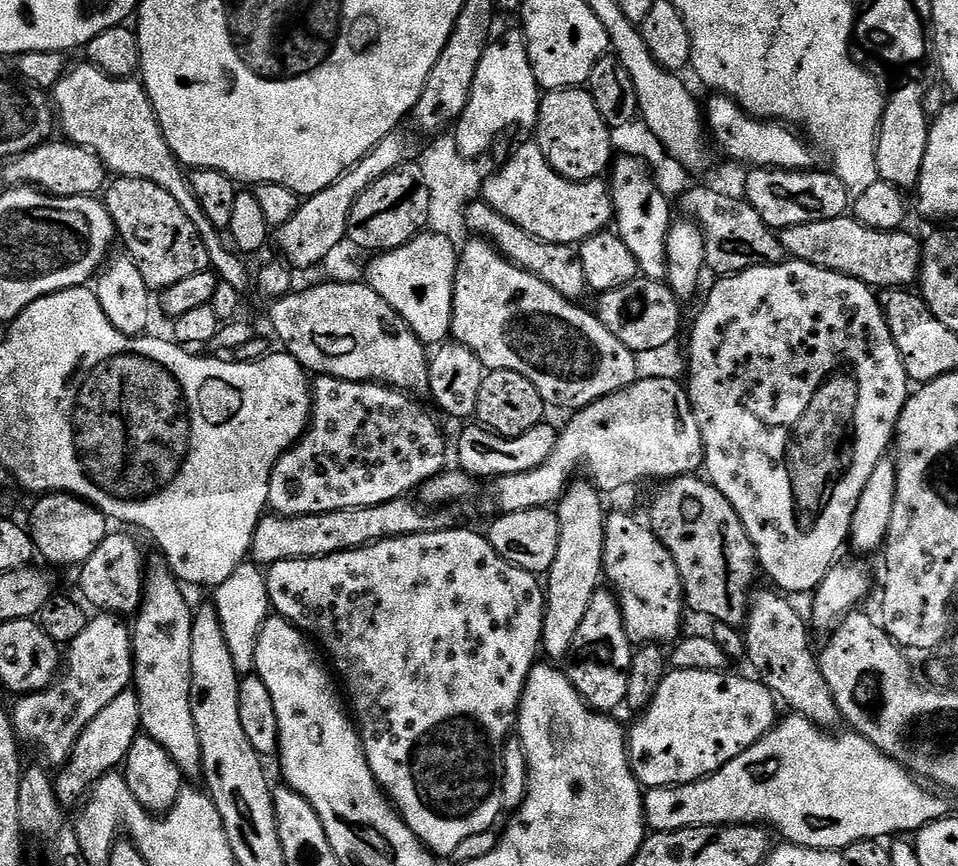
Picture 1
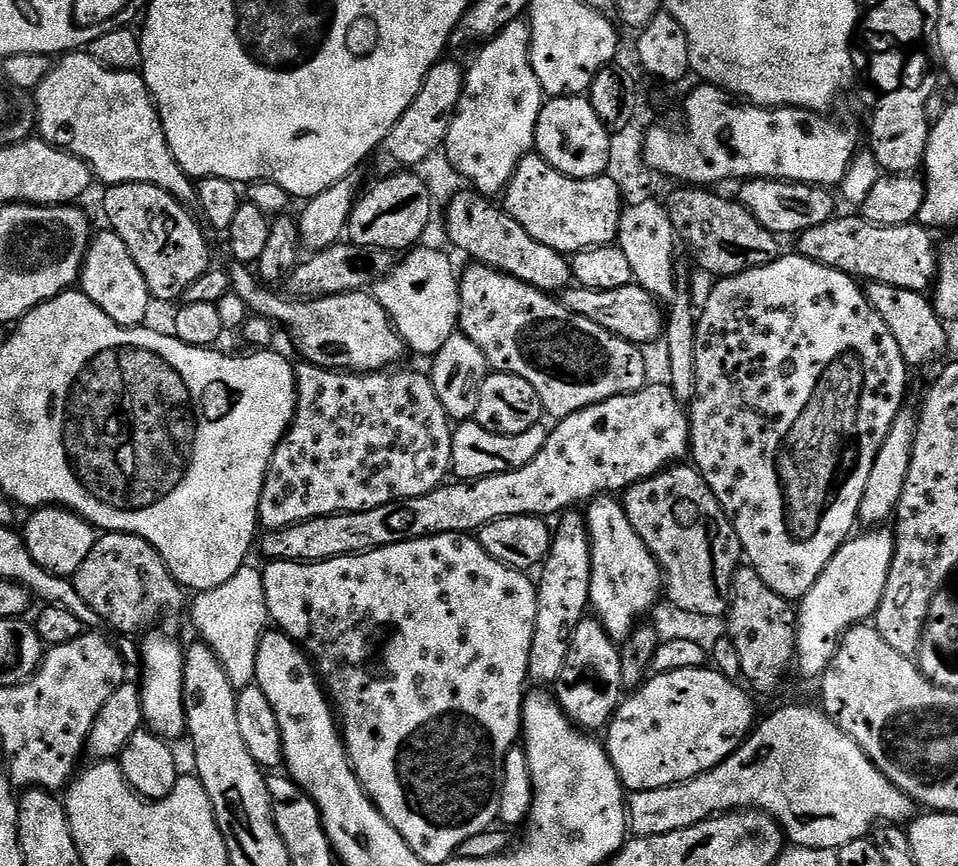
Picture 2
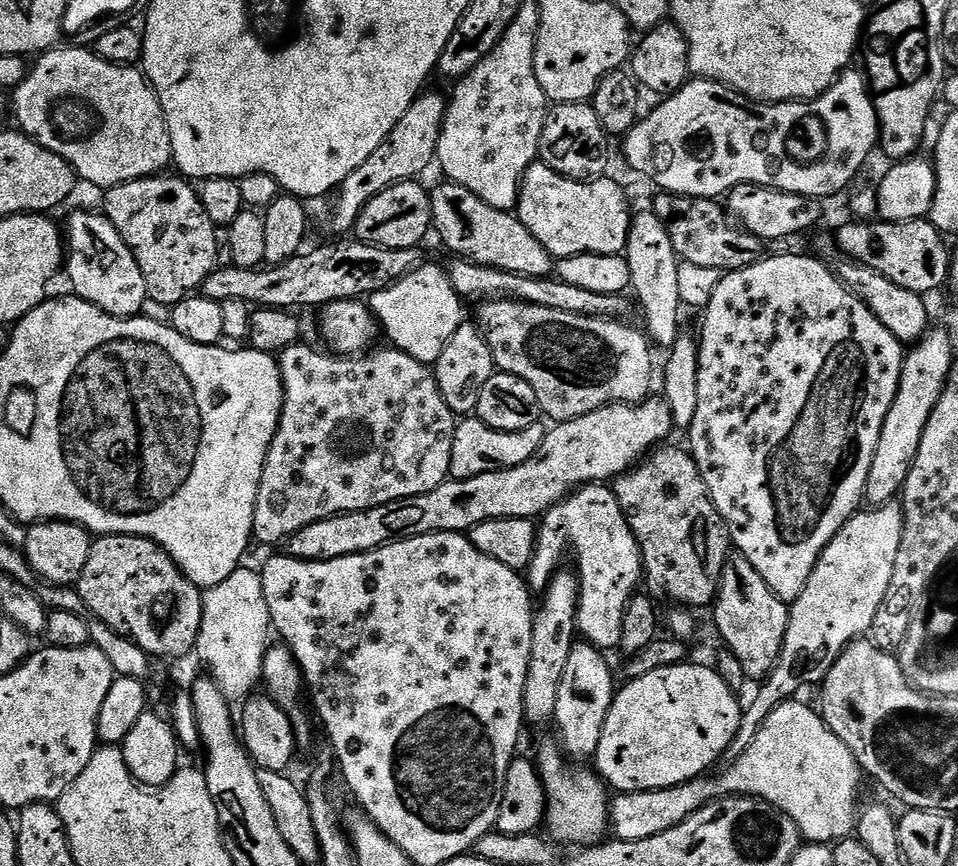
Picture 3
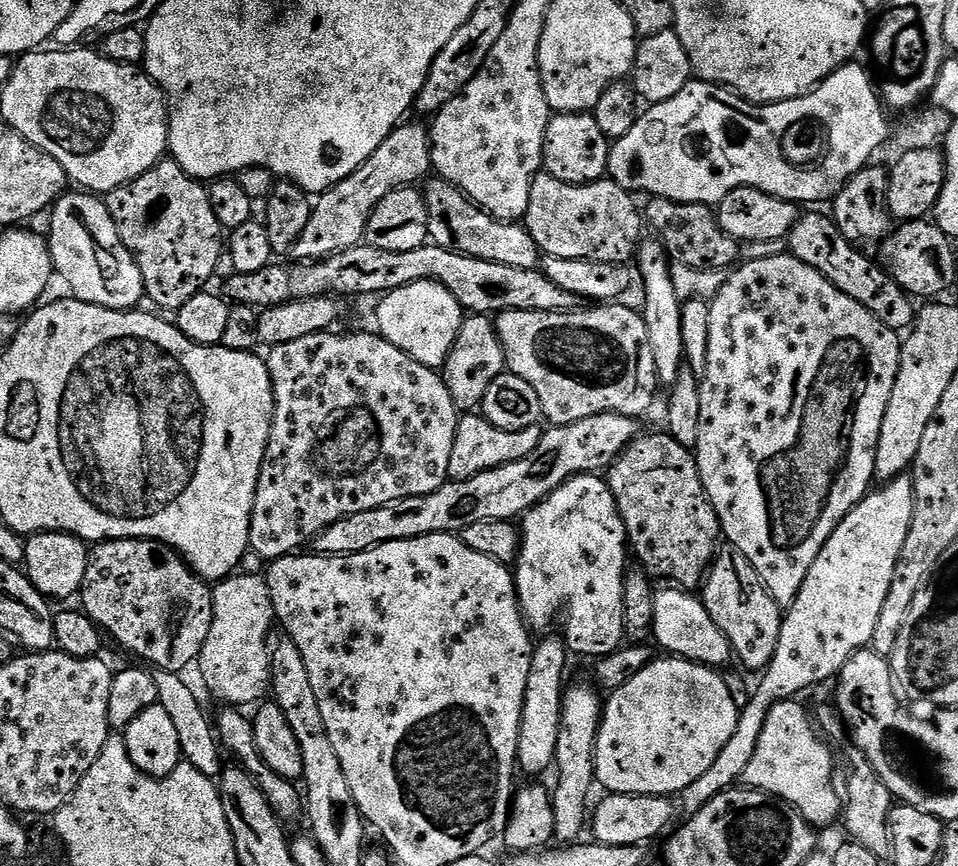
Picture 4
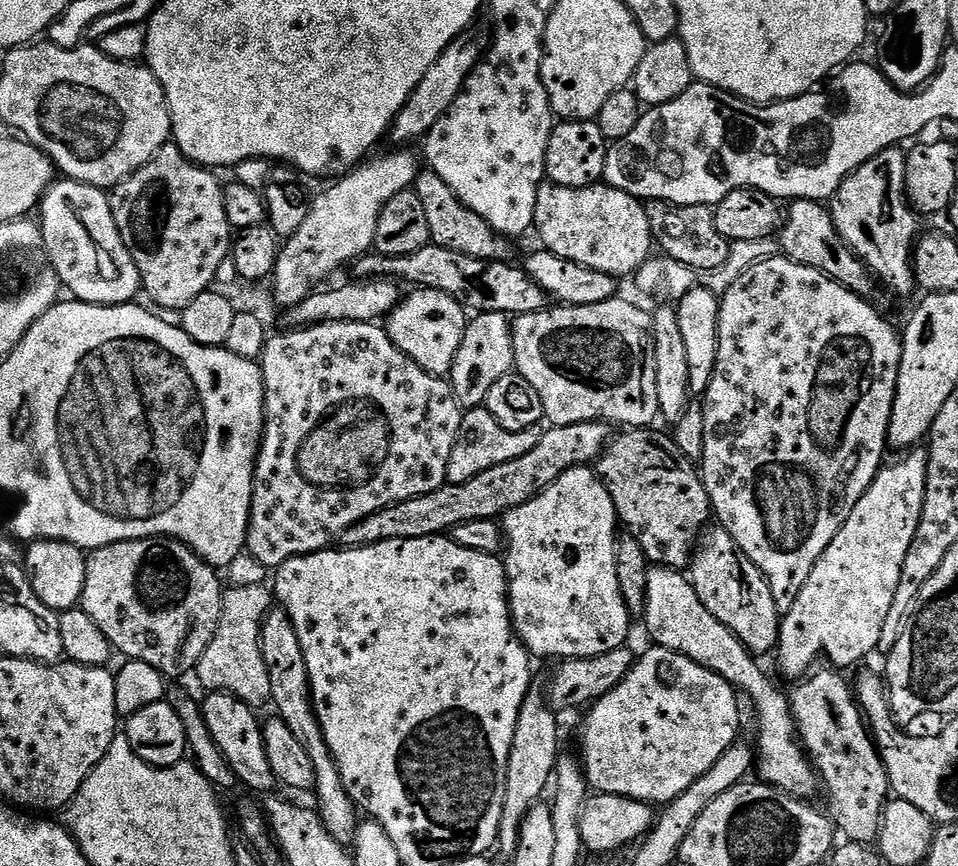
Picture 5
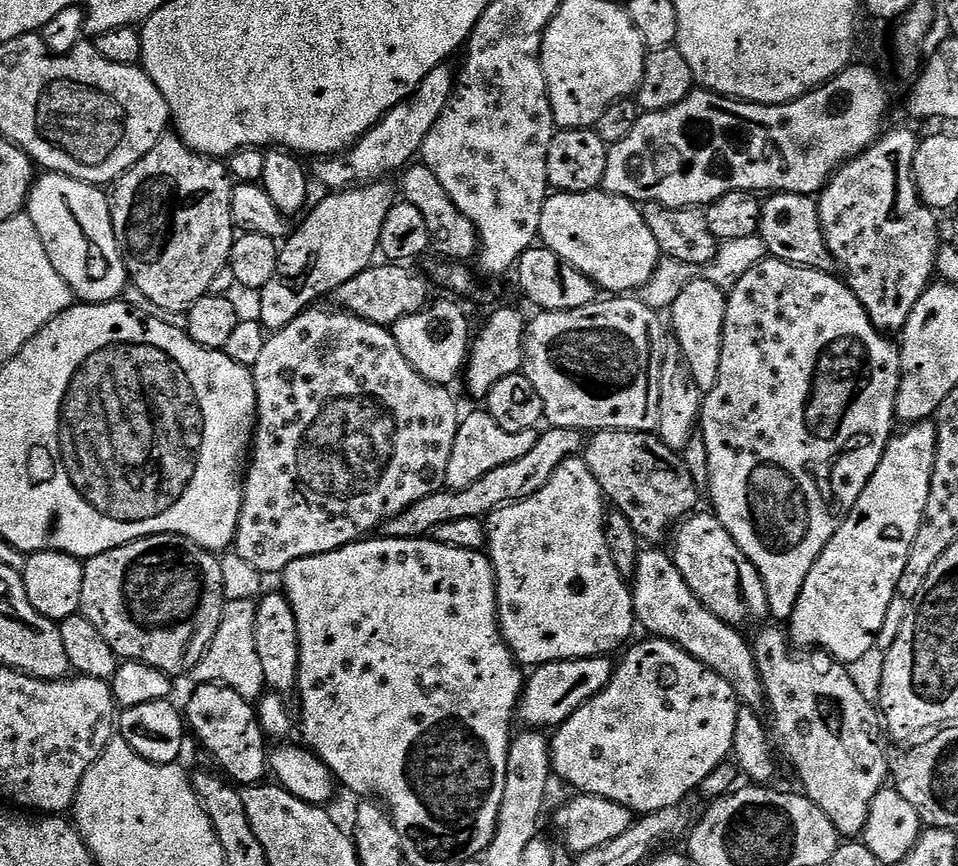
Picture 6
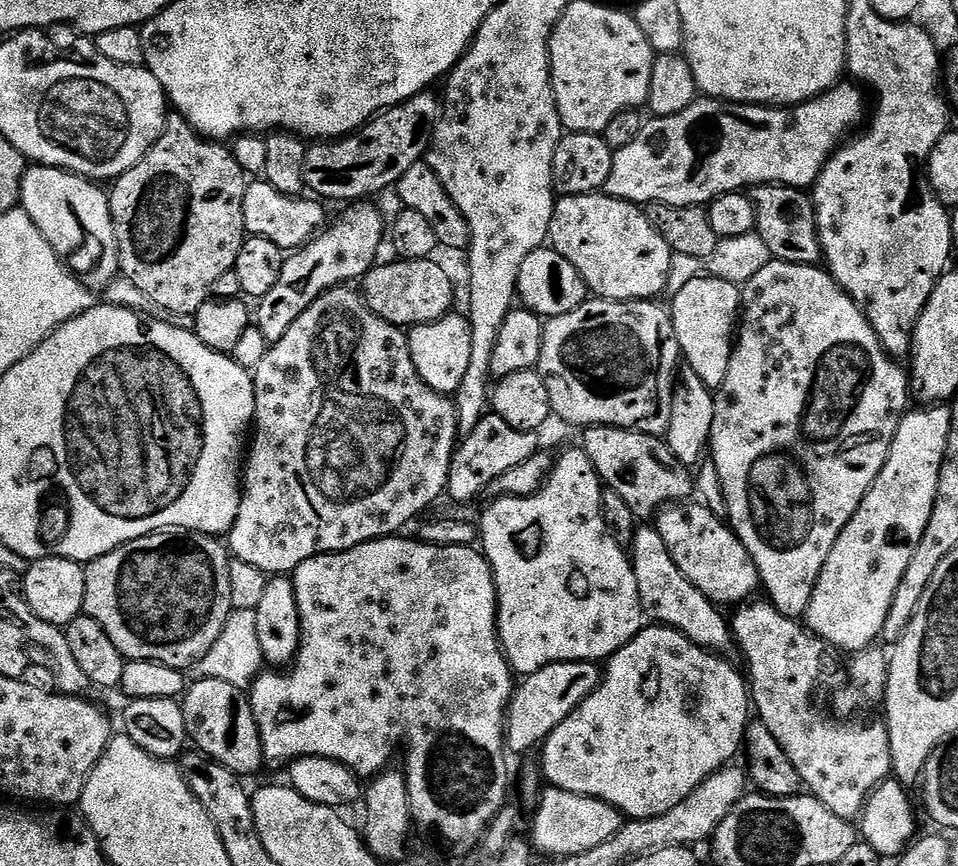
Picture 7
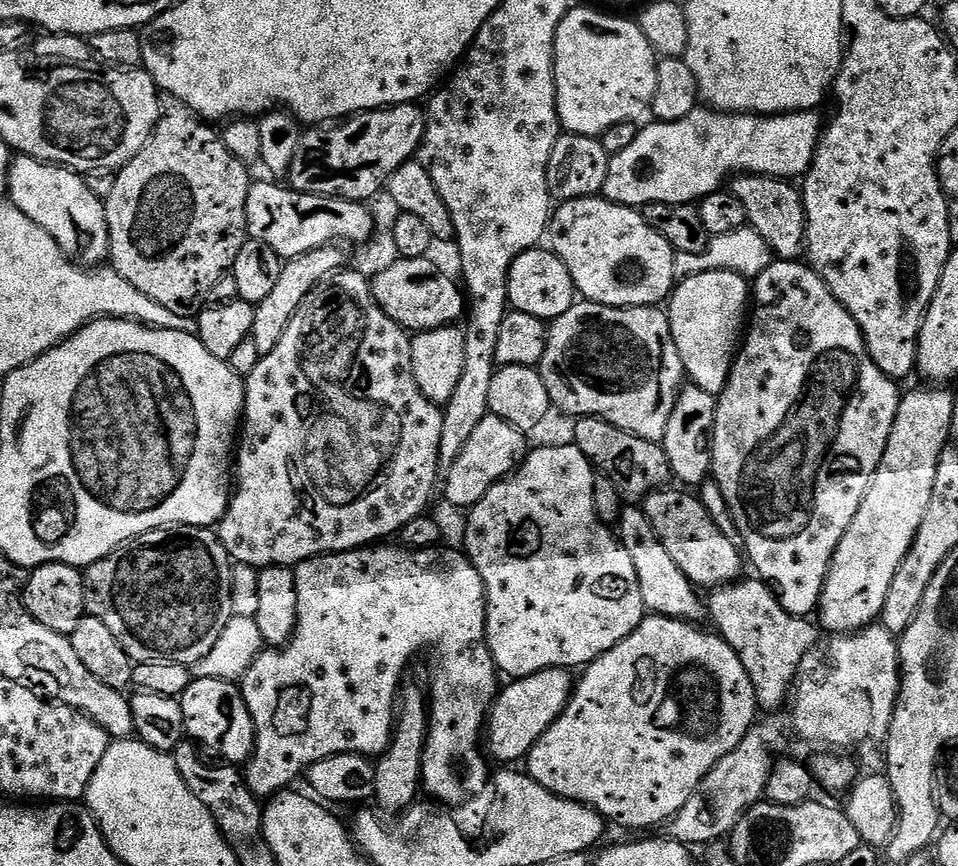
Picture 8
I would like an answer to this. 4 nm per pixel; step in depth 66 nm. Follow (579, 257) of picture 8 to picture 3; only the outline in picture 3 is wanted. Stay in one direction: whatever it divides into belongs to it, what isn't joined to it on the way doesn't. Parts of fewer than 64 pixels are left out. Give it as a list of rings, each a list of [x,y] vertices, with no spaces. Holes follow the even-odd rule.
[[[542,162],[530,165],[520,183],[520,196],[516,199],[515,215],[520,217],[522,226],[546,246],[553,258],[563,258],[574,254],[614,254],[621,255],[628,245],[628,235],[632,229],[633,209],[628,209],[628,196],[609,178],[596,178],[591,182],[572,180],[569,176],[550,170]]]

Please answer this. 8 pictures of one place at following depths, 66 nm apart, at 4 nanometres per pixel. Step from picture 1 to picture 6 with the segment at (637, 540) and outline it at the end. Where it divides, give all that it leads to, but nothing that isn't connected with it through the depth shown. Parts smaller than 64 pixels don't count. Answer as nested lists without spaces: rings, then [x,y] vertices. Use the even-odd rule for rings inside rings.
[[[572,456],[557,466],[550,482],[546,482],[538,494],[516,504],[505,504],[487,517],[486,555],[496,571],[500,631],[521,665],[539,666],[549,664],[551,660],[608,656],[615,648],[623,649],[633,639],[632,593],[610,554],[604,533],[604,504],[606,508],[606,497],[594,474],[590,474],[590,466],[580,456]]]

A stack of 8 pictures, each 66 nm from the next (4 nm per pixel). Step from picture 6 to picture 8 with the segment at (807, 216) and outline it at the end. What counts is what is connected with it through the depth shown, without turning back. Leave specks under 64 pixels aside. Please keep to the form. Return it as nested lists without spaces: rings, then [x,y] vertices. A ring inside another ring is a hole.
[[[741,174],[731,181],[730,191],[738,202],[742,202],[742,210],[746,210],[747,227],[753,228],[759,236],[766,238],[766,246],[770,246],[773,257],[782,260],[800,260],[806,252],[806,237],[808,234],[808,223],[804,213],[804,198],[799,187],[795,183],[784,178],[774,176],[749,176]]]

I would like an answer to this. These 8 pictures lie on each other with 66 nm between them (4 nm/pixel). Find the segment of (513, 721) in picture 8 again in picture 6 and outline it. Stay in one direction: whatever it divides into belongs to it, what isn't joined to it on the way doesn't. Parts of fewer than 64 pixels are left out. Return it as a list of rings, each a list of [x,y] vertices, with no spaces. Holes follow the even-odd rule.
[[[591,656],[581,660],[551,660],[549,664],[541,664],[535,669],[533,676],[527,677],[523,692],[520,693],[518,705],[519,719],[524,719],[529,729],[555,730],[573,716],[586,702],[590,702],[612,680],[614,664],[608,656]]]

